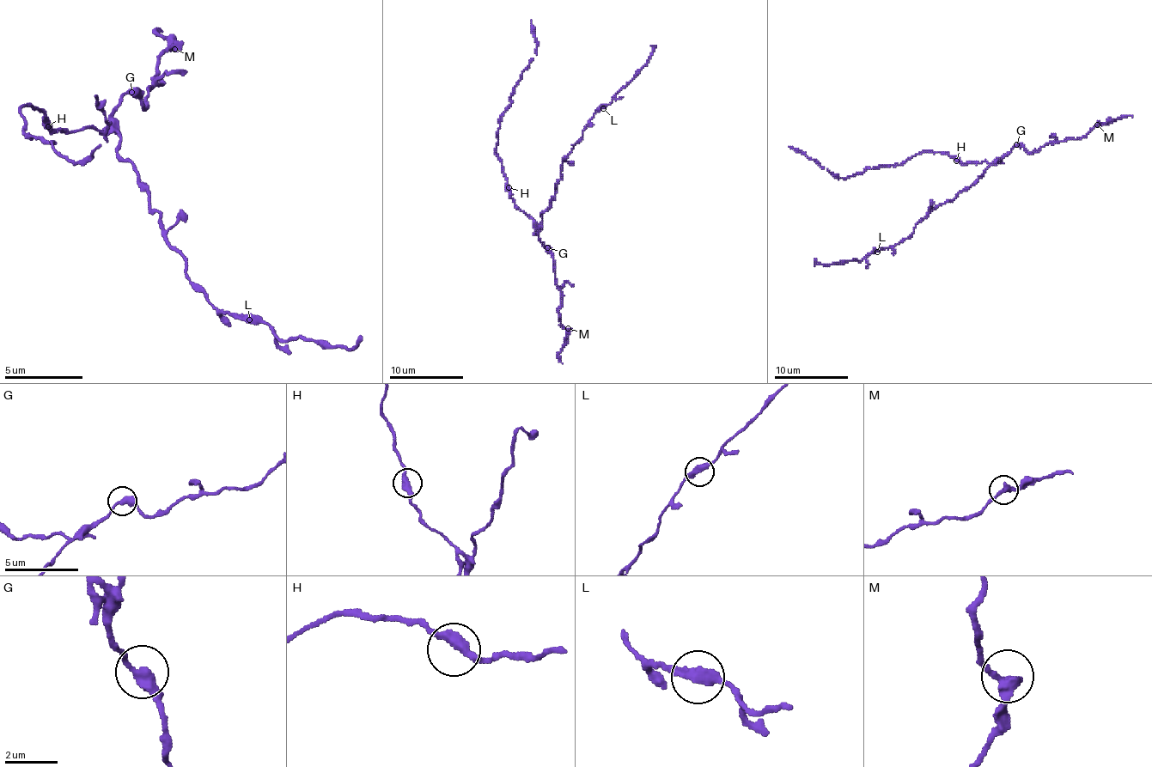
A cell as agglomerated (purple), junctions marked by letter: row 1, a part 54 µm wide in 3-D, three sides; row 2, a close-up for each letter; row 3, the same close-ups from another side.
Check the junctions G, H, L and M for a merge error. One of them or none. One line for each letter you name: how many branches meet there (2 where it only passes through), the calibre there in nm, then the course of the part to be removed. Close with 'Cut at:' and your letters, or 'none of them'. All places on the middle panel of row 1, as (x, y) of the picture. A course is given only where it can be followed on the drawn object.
Cut at: none of them

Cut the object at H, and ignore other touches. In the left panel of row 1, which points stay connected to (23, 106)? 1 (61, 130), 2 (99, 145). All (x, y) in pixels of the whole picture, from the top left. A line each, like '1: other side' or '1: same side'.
1: other side
2: same side

